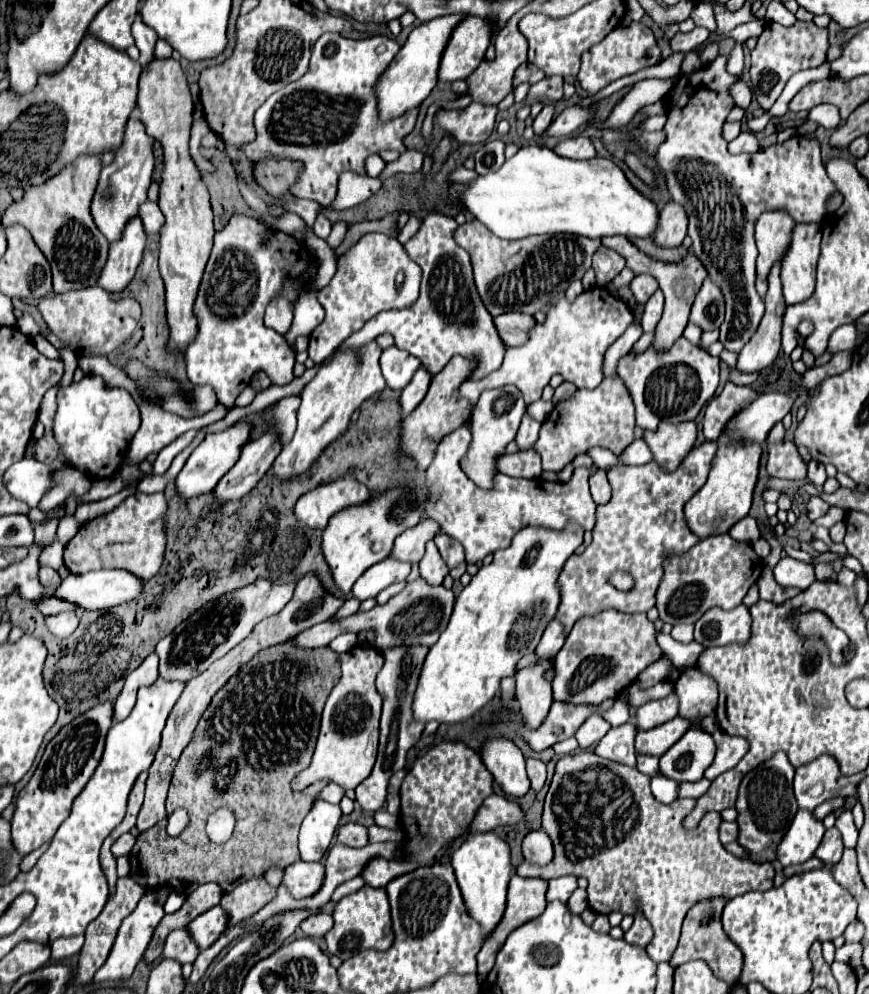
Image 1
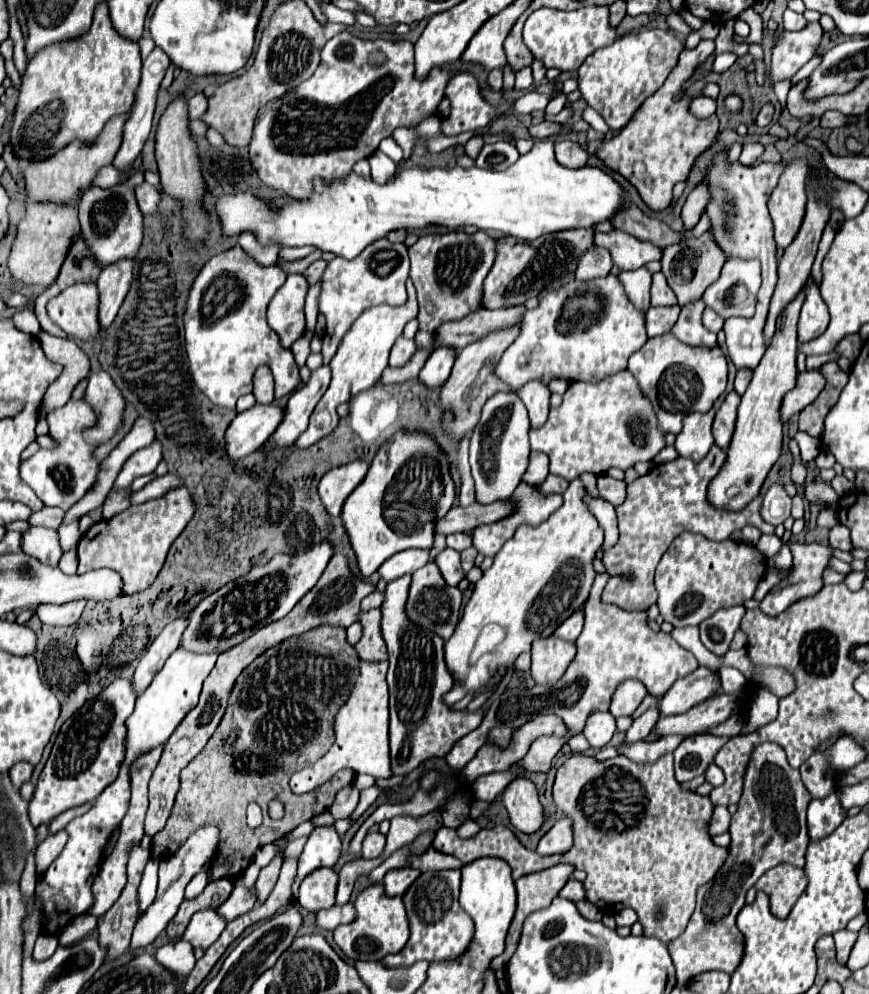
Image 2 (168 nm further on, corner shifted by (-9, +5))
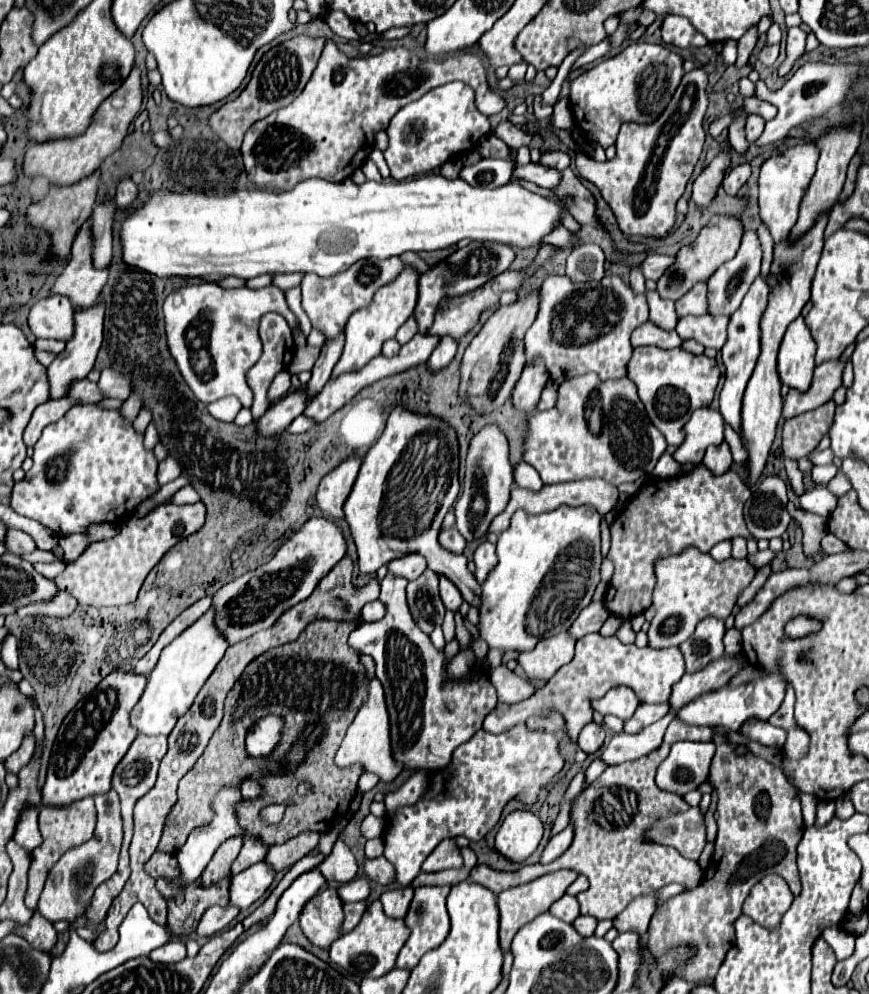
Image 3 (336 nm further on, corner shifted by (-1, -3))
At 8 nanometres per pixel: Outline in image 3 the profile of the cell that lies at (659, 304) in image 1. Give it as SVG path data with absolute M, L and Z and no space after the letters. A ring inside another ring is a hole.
M645 322L641 326L637 326L633 330L633 336L631 336L631 344L633 348L637 346L659 346L659 348L675 348L675 346L681 346L681 338L679 334L673 330L673 332L665 332L663 328L657 328L655 324L651 322Z

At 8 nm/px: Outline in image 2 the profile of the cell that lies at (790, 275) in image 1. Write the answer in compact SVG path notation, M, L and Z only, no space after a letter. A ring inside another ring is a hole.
M813 278L807 280L807 298L801 308L801 318L797 324L797 342L799 346L821 336L827 330L829 324L829 312L825 308L825 302L819 296L819 288L815 286Z

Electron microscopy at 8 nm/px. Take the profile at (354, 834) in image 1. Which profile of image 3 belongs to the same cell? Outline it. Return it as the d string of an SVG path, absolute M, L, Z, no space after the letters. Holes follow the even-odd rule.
M379 856L379 858L365 858L363 872L365 872L365 876L369 880L373 880L377 884L391 884L393 876L395 876L393 866L383 856Z

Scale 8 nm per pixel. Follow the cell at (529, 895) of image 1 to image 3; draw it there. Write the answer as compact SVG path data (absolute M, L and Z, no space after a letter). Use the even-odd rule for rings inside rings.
M557 870L557 872L551 872L551 874L545 874L533 882L527 882L523 886L515 886L515 888L509 888L505 892L499 894L499 900L497 900L497 906L499 906L500 923L499 923L499 942L503 952L509 952L511 950L511 940L515 936L515 932L525 926L527 922L531 922L535 916L543 914L549 910L549 906L559 900L567 886L577 878L577 872L573 870Z

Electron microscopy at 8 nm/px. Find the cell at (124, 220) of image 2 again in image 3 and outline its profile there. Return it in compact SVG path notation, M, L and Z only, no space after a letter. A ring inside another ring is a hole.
M85 222L75 236L71 258L59 274L51 294L69 296L75 310L91 306L99 298L109 272L109 266L97 268L93 264L93 232L91 224Z

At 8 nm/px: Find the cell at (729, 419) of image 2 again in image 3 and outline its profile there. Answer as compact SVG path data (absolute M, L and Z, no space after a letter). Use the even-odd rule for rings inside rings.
M723 442L723 444L717 444L717 446L709 446L707 452L705 452L703 462L705 462L705 466L707 466L713 474L723 474L723 472L727 472L729 466L733 464L729 444Z

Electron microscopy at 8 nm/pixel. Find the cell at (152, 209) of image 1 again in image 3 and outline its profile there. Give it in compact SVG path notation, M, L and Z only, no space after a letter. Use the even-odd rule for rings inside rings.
M131 178L121 180L119 186L117 186L117 194L115 194L117 208L127 210L135 200L137 200L137 184L133 184Z

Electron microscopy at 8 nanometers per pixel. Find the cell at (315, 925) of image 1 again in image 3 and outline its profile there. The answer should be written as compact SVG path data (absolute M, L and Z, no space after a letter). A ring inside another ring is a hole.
M355 902L355 904L345 904L345 906L343 906L345 918L343 918L343 924L341 924L341 934L351 932L351 930L359 924L365 908L367 908L365 902Z

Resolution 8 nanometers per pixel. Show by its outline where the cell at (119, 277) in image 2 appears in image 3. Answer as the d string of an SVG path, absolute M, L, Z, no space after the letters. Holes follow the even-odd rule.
M97 302L89 308L81 308L77 314L75 314L75 336L71 338L71 342L67 342L67 348L63 352L57 354L57 358L53 360L51 368L49 368L49 390L51 390L51 398L57 398L53 394L67 394L69 386L79 380L79 378L85 378L91 368L93 368L93 362L97 358L97 352L99 352L99 346L101 346L101 340L103 340L103 316L105 316L105 302Z

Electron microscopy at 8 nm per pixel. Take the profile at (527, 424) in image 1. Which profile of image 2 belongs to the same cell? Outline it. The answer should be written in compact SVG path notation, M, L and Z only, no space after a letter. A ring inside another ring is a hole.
M531 380L531 382L523 384L517 390L517 394L529 412L531 426L539 428L541 424L545 424L547 412L549 412L549 396L551 396L547 384L543 384L541 380Z

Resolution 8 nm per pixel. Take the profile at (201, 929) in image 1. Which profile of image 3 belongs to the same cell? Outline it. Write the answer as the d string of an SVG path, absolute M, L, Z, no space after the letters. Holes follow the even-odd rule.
M257 862L249 868L245 868L239 874L231 876L231 886L229 886L229 904L239 908L241 912L247 910L255 900L259 900L269 884L273 882L273 870Z

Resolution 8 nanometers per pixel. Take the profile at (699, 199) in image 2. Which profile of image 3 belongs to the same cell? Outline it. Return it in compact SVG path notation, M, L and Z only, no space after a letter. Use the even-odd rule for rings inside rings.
M725 150L707 168L703 168L703 172L693 180L691 202L695 202L697 208L705 210L711 204L711 200L715 198L715 194L721 186L727 166L729 166L729 152Z

